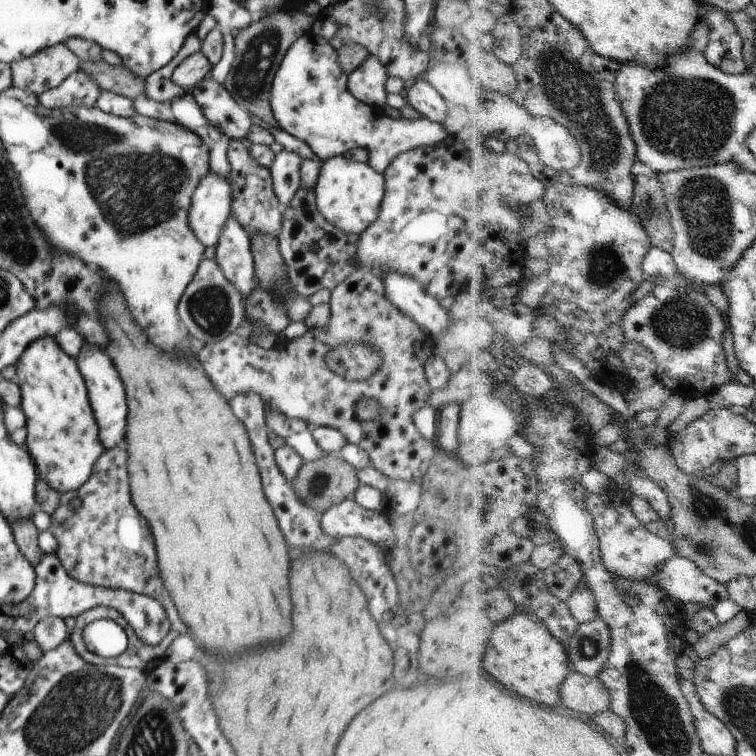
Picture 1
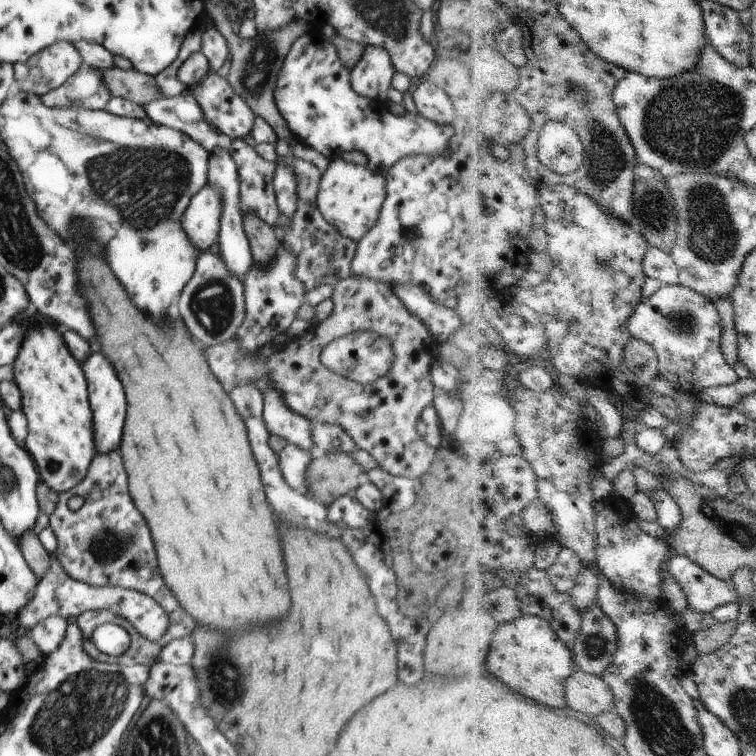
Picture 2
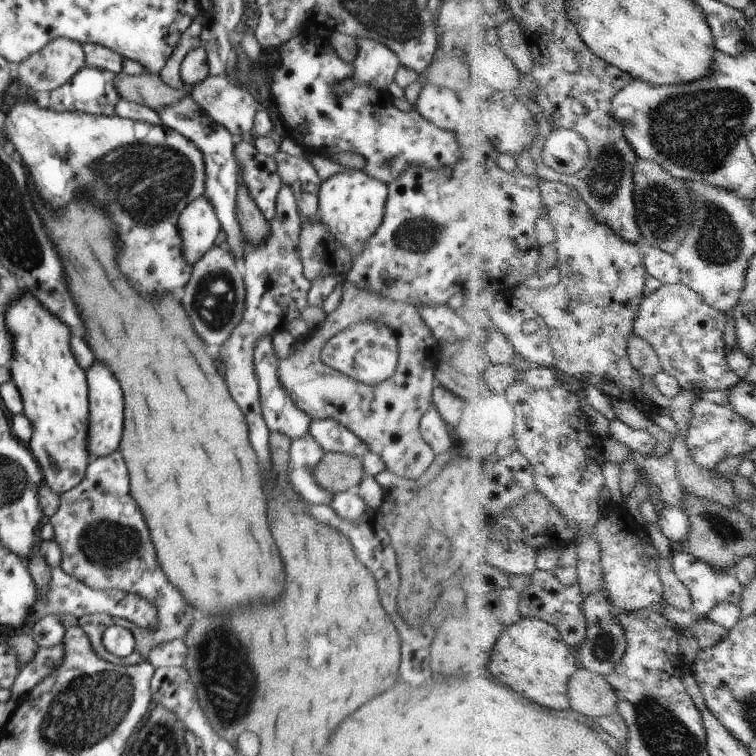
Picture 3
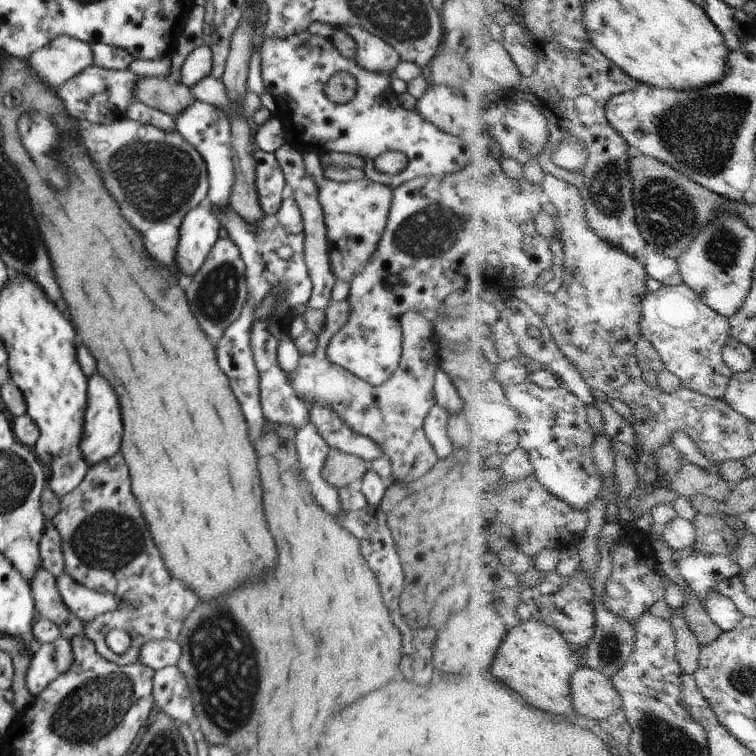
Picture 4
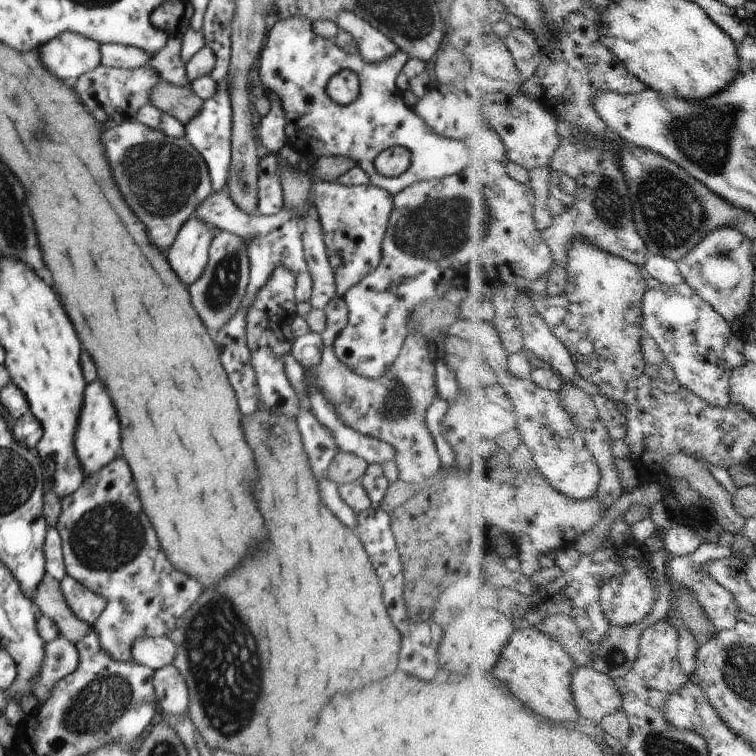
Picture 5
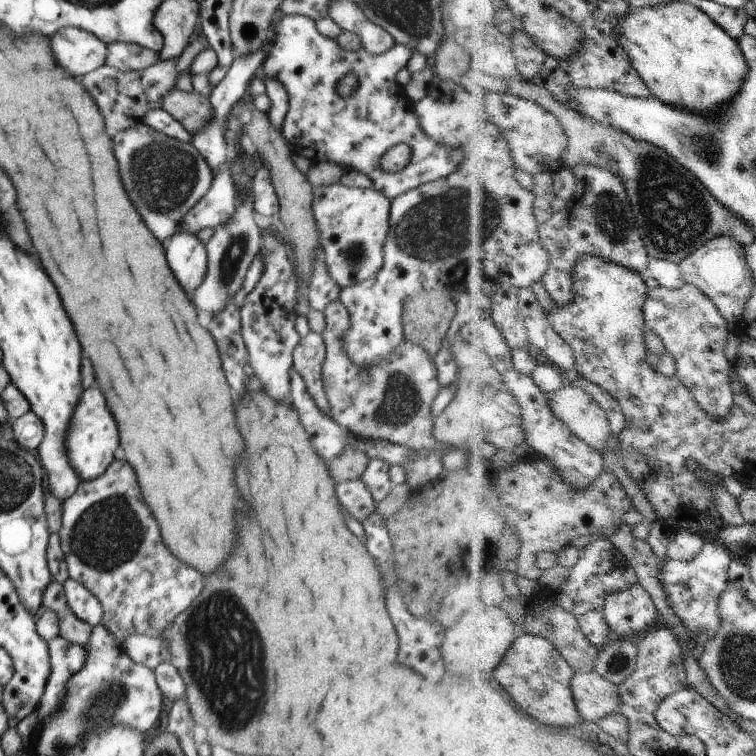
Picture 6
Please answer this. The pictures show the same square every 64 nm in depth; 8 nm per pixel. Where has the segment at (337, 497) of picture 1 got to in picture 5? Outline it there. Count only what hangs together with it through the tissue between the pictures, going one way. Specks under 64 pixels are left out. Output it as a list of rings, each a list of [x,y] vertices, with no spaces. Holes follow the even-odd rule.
[[[338,449],[327,468],[327,478],[337,486],[354,483],[359,477],[363,477],[368,465],[364,458]]]

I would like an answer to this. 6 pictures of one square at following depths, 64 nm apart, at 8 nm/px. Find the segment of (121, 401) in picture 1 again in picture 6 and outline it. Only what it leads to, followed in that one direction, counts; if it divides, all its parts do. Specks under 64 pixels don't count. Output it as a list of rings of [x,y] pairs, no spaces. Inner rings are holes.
[[[94,384],[88,390],[84,390],[84,394],[82,394],[82,398],[80,398],[74,414],[72,414],[70,426],[66,430],[64,448],[66,448],[68,462],[76,470],[80,482],[90,482],[90,480],[94,480],[94,478],[98,478],[98,476],[104,474],[104,470],[108,468],[108,464],[114,460],[114,454],[116,454],[118,446],[120,444],[118,444],[118,426],[116,426],[116,420],[114,420],[112,412],[108,410],[104,394]]]

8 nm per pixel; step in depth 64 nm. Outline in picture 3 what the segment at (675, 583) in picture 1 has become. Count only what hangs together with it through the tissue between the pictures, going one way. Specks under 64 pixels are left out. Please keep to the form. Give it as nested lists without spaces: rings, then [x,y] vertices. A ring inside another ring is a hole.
[[[675,551],[673,554],[674,570],[678,573],[678,576],[682,579],[682,582],[692,590],[692,596],[694,598],[694,612],[700,616],[709,612],[712,612],[720,602],[728,601],[734,604],[742,606],[744,602],[744,591],[746,586],[740,583],[734,568],[730,570],[718,570],[714,568],[712,564],[708,564],[706,560],[700,560],[694,556],[694,553]]]

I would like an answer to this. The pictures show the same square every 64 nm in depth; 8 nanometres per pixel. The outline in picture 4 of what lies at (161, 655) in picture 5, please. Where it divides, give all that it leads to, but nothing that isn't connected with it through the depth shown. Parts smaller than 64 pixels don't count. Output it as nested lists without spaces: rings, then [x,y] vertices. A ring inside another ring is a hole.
[[[174,639],[154,640],[146,647],[140,648],[138,660],[140,663],[150,665],[153,669],[161,669],[168,665],[178,664],[182,656],[180,643]]]

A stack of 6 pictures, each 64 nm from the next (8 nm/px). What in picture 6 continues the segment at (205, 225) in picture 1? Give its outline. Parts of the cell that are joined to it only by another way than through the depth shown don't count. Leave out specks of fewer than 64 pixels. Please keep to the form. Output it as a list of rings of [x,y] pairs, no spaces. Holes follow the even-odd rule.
[[[176,231],[166,248],[168,264],[186,292],[196,290],[207,273],[207,250],[197,234]]]

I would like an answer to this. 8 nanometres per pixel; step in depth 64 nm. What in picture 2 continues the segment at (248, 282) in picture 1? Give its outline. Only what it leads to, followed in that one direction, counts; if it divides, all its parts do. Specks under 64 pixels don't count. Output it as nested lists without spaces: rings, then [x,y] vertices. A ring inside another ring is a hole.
[[[180,93],[178,96],[163,98],[162,100],[154,100],[154,102],[148,102],[144,104],[144,112],[146,116],[150,116],[150,120],[155,123],[174,128],[184,132],[186,136],[190,136],[194,142],[198,142],[208,154],[210,154],[210,160],[208,160],[208,186],[216,188],[218,194],[220,194],[220,202],[222,202],[222,216],[220,216],[220,230],[219,230],[219,244],[220,258],[226,262],[226,266],[230,268],[228,272],[234,274],[238,280],[244,280],[244,276],[248,274],[248,270],[252,268],[253,256],[251,253],[250,243],[246,232],[244,232],[244,225],[242,224],[241,208],[239,200],[239,178],[237,172],[236,163],[232,160],[231,146],[232,139],[224,132],[220,132],[218,128],[211,126],[214,132],[194,132],[194,124],[186,124],[186,120],[180,120],[179,108],[182,110],[182,114],[186,112],[186,101],[189,97],[186,94]]]

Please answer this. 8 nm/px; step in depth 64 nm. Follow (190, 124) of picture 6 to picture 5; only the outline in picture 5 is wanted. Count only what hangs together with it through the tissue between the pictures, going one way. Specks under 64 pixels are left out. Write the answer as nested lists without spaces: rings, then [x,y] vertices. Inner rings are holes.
[[[162,81],[150,90],[150,105],[170,114],[184,126],[200,112],[202,104],[204,100],[191,88],[174,86],[168,81]]]

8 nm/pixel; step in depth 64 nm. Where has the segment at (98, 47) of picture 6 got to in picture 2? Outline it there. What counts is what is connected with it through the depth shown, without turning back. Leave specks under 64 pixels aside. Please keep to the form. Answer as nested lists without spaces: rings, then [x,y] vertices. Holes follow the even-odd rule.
[[[60,40],[33,54],[26,62],[13,64],[13,70],[20,90],[42,96],[62,86],[82,66],[82,56],[74,43]]]

